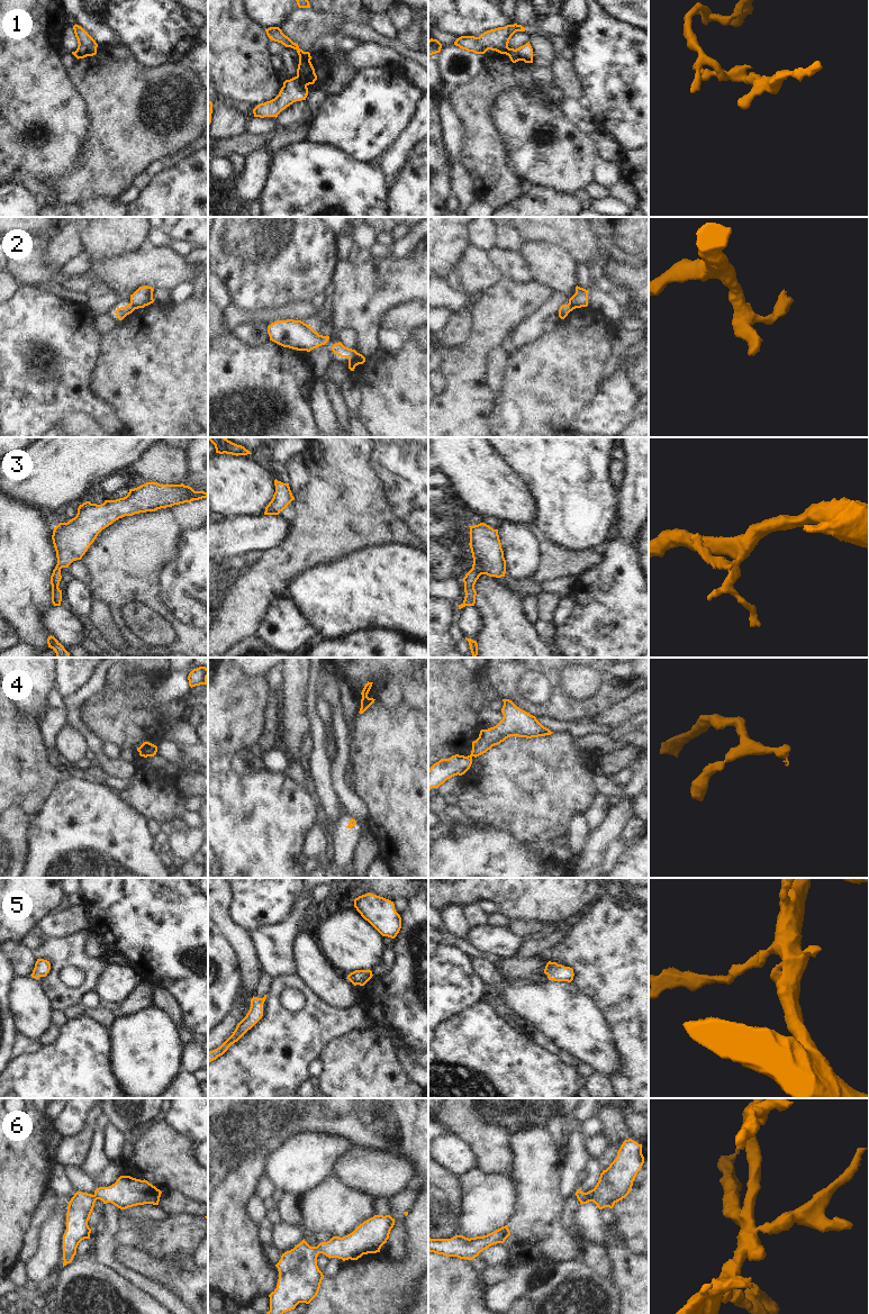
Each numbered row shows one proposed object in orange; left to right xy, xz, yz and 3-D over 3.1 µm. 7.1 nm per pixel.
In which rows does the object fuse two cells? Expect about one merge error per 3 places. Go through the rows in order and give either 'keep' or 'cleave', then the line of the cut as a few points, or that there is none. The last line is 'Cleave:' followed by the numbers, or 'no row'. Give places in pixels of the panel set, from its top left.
1: cleave | xz (296, 76), (306, 85)
2: cleave | xz (356, 352), (347, 358)
3: keep | no cut
4: cleave | xz (373, 699), (361, 701)
5: keep | no cut
6: keep | no cut
Cleave: 1, 2, 4

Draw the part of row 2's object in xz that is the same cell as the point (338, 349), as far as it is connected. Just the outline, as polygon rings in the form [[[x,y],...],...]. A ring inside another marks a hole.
[[[341,342],[334,344],[332,346],[332,351],[335,354],[340,355],[341,357],[347,357],[347,359],[356,355],[356,353],[357,353],[355,350],[345,347]]]

